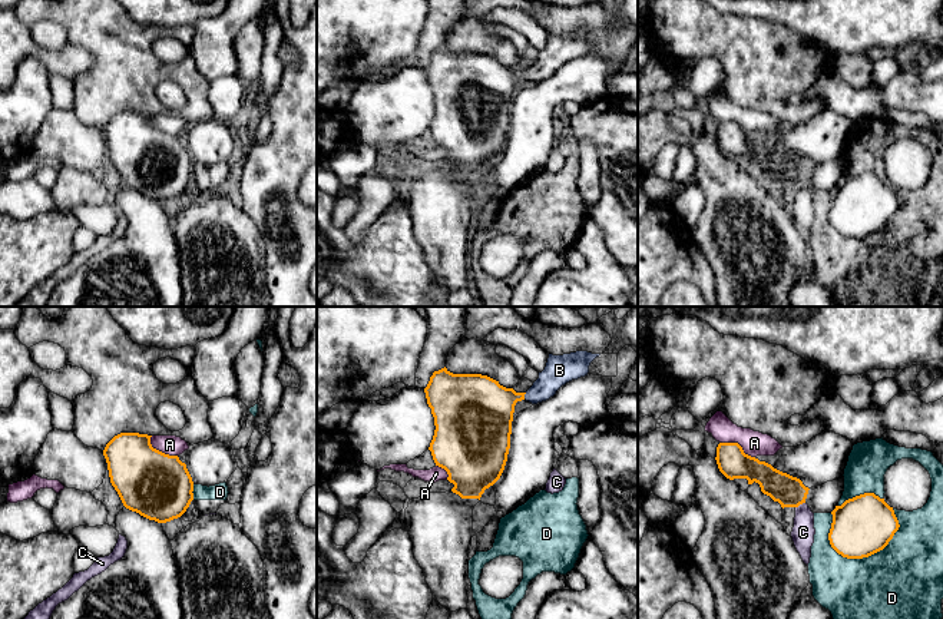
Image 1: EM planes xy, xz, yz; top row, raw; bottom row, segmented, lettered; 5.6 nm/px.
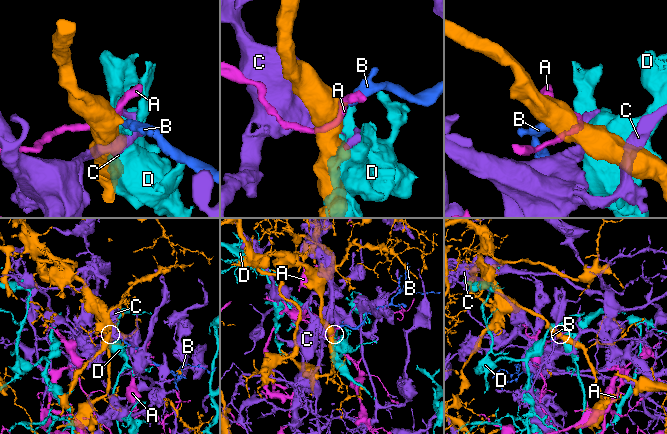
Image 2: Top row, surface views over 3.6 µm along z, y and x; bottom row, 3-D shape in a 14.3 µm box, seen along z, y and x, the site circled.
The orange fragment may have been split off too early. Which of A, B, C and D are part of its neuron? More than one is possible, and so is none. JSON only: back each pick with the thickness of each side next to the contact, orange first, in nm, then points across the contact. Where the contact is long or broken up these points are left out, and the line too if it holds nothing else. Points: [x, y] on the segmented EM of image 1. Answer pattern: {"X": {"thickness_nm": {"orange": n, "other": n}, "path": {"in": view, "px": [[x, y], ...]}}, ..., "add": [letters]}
{"B": {"thickness_nm": {"orange": 360, "other": 160}, "path": {"in": "xz", "px": [[482, 410], [508, 397], [523, 396], [535, 394], [559, 370]]}}, "add": ["B"]}

